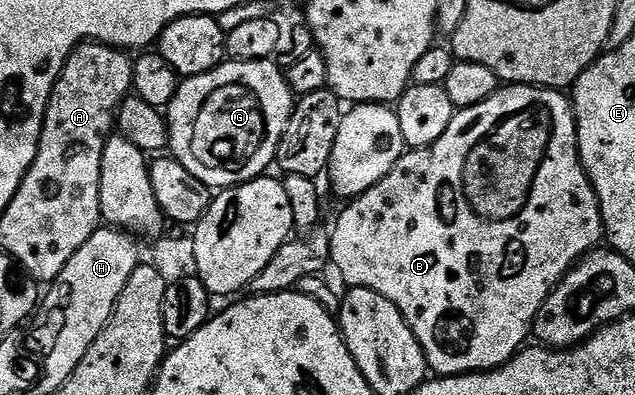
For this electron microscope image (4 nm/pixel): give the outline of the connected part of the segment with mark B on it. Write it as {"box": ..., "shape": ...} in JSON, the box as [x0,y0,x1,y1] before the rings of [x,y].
{"box":[329,84,603,376],"shape":[[[505,84],[487,96],[483,104],[457,110],[451,124],[447,124],[447,132],[443,132],[433,146],[410,149],[402,154],[391,172],[379,180],[379,184],[367,188],[367,192],[352,199],[346,206],[349,207],[338,216],[329,234],[332,265],[337,265],[346,287],[362,286],[371,292],[379,292],[379,296],[387,296],[387,300],[403,312],[403,320],[407,320],[411,332],[415,332],[423,348],[426,367],[437,376],[496,370],[504,362],[510,362],[514,354],[526,345],[525,337],[530,337],[535,316],[547,296],[603,238],[599,200],[585,174],[581,154],[577,151],[577,118],[573,115],[572,101],[560,90],[543,90],[540,86]]]}

